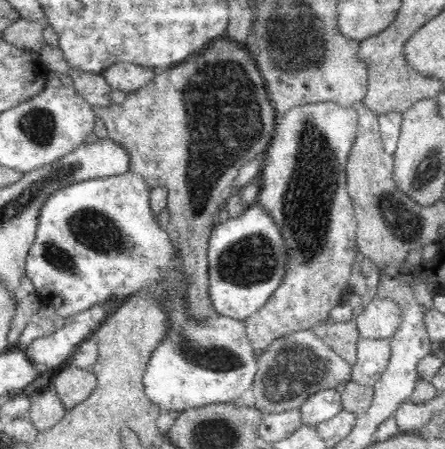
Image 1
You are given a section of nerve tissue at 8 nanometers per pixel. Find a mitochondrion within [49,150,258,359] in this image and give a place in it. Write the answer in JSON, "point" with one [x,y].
{"point":[98,232]}

